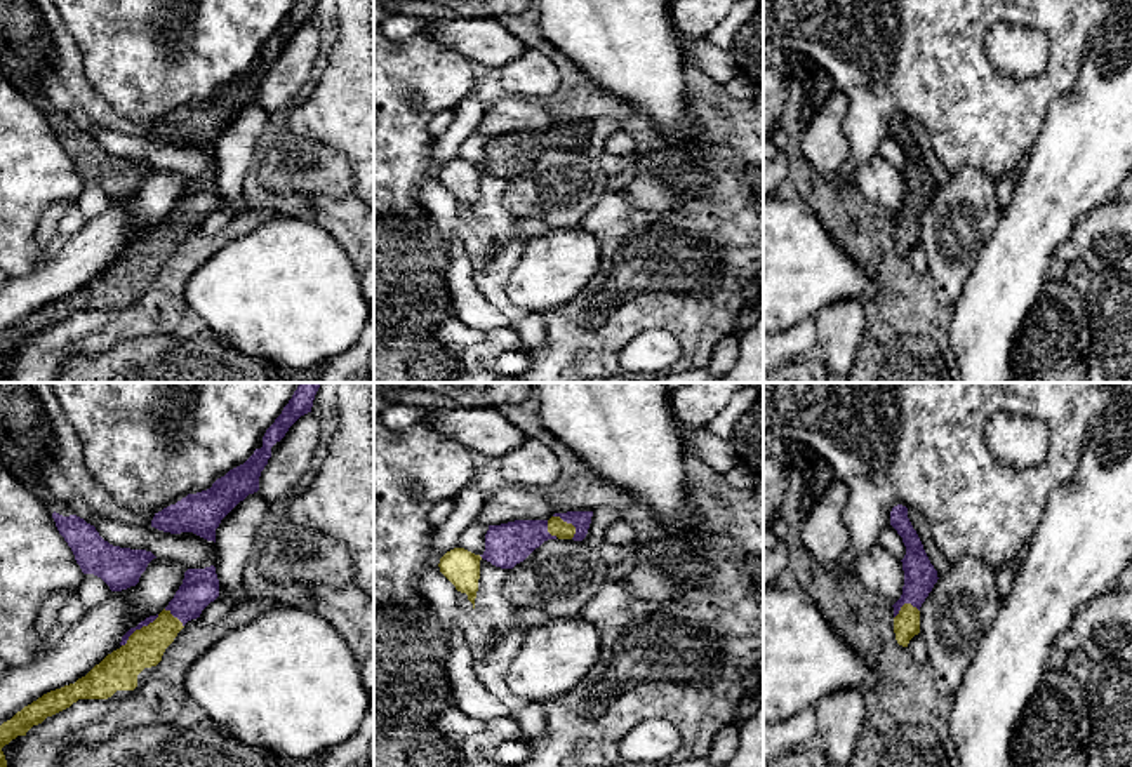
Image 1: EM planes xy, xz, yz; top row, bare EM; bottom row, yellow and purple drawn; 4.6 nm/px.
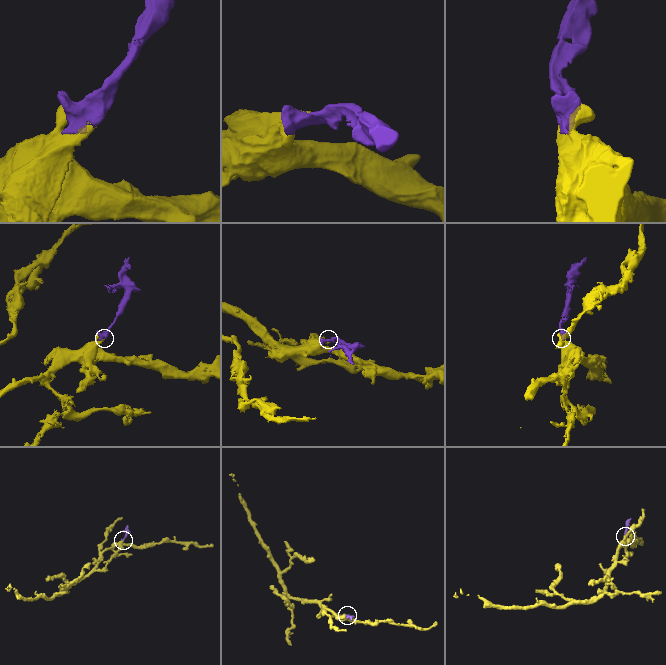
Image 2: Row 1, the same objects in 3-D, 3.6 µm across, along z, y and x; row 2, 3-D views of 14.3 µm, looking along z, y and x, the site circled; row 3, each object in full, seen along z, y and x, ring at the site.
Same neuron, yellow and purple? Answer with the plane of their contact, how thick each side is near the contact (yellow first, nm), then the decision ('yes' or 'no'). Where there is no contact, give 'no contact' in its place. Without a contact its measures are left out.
xy | 180/40 nm | no

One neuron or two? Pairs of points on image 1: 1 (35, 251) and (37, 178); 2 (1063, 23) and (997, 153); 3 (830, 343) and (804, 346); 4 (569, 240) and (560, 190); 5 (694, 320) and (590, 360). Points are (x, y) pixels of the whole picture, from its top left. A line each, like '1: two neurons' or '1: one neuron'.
1: one neuron
2: one neuron
3: two neurons
4: two neurons
5: one neuron

